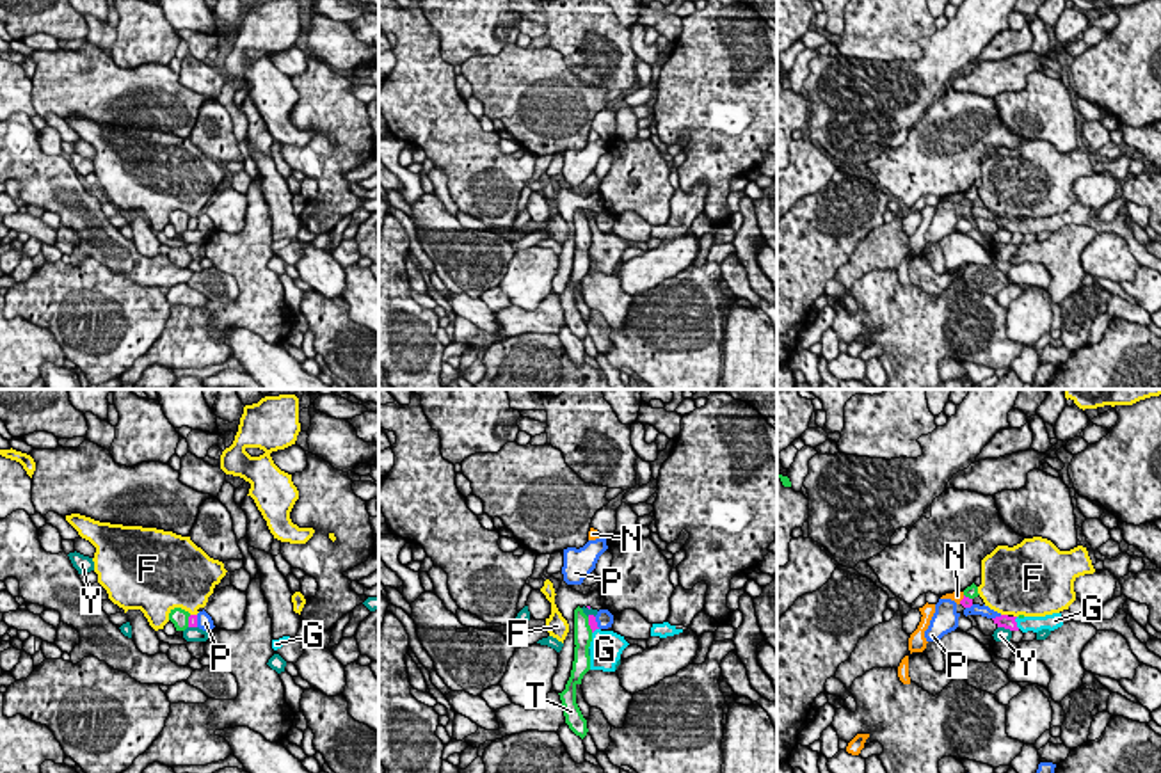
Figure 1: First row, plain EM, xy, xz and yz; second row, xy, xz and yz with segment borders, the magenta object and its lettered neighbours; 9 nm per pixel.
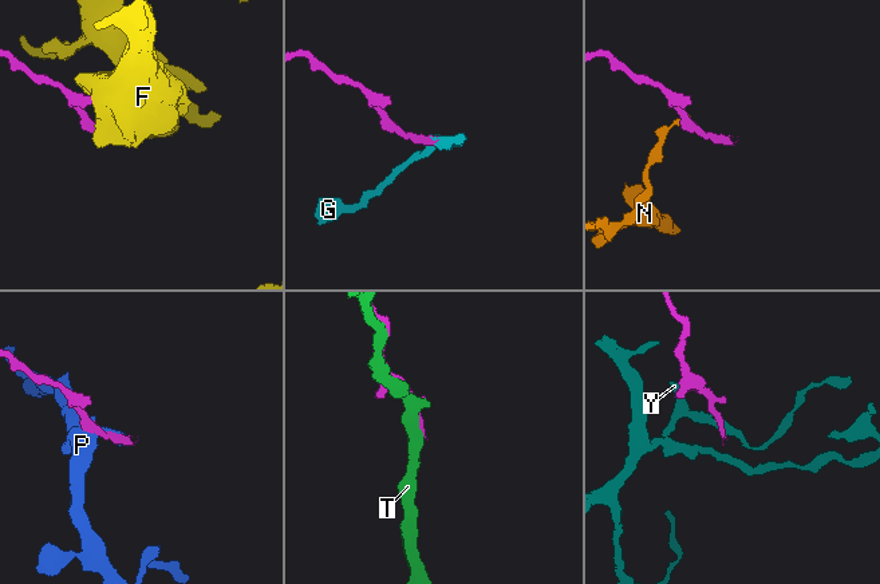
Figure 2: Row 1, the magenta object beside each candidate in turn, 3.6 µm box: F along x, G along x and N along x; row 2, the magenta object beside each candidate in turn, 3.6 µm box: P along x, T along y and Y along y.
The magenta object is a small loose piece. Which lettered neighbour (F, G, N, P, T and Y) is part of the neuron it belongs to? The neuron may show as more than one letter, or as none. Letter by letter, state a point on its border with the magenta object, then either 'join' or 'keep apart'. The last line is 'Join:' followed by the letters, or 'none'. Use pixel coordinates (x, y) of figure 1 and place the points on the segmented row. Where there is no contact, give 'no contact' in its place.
F: contact yz (1005, 615); keep apart
G: contact yz (1016, 622); join
N: contact yz (962, 599); keep apart
P: contact yz (996, 617); keep apart
T: contact xz (589, 624); keep apart
Y: contact yz (1005, 628); keep apart
Join: G

